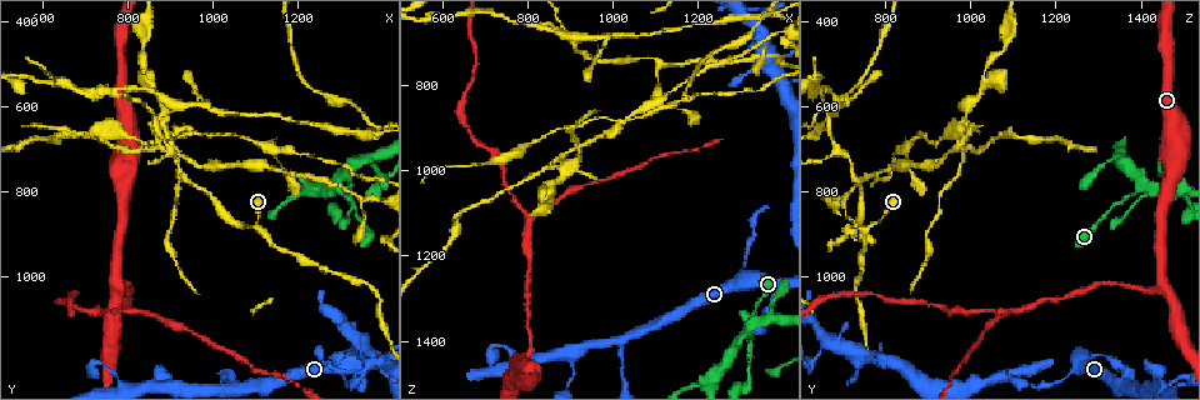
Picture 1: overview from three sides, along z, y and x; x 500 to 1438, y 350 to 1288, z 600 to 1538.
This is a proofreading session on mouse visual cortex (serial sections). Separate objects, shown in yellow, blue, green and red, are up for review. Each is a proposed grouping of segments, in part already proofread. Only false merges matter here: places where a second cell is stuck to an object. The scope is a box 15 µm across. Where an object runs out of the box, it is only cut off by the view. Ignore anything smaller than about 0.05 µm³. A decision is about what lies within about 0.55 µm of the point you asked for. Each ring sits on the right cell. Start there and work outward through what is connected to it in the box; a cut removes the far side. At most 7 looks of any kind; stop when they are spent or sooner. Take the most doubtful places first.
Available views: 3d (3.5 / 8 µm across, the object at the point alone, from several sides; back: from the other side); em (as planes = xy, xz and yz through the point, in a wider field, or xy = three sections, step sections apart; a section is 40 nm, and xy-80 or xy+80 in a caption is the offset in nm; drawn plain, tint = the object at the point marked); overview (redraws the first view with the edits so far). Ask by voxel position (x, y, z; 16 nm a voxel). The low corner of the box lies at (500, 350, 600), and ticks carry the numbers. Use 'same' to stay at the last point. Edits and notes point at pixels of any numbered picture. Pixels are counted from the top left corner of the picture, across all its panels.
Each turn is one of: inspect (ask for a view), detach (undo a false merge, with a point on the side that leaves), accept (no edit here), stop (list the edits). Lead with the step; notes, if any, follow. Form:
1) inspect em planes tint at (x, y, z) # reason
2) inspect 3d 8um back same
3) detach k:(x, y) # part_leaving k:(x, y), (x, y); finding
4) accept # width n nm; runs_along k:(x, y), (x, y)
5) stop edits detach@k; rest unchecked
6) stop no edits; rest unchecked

inspect 3d 3.5um at (1320, 785, 1460) # sharp bend

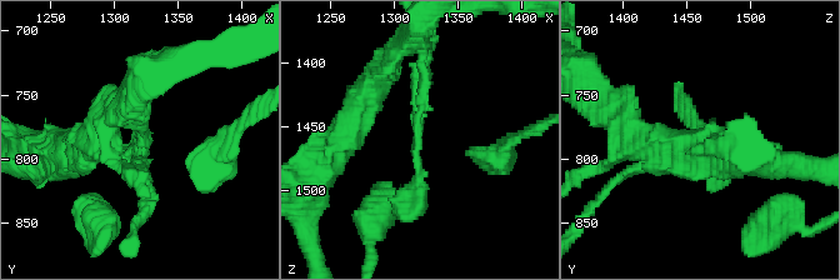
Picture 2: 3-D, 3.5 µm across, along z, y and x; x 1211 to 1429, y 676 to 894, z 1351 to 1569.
inspect em xy step 2 tint at (1318, 790, 1460)

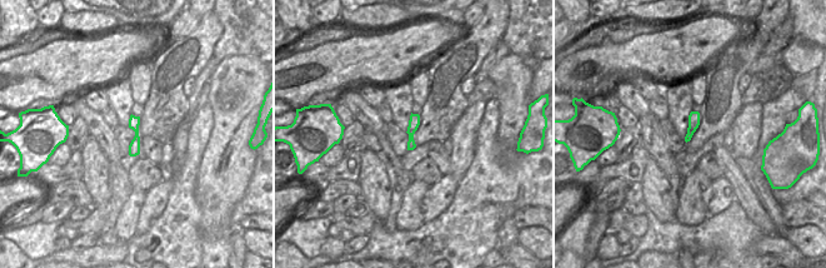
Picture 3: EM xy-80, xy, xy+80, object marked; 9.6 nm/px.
accept # runs_along 2:(621, 130), (701, 145), (628, 169); continuous, no second cell

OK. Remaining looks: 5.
inspect 3d 3.5um at (1105, 885, 755) # calibre changes

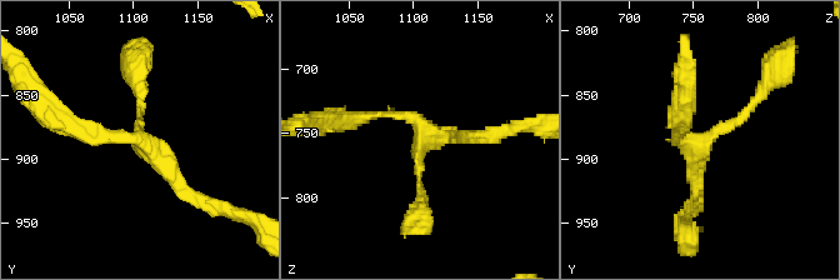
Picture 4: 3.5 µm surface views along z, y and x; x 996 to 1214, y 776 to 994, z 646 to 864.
inspect em xy step 3 tint at (1104, 888, 758) # now the EM

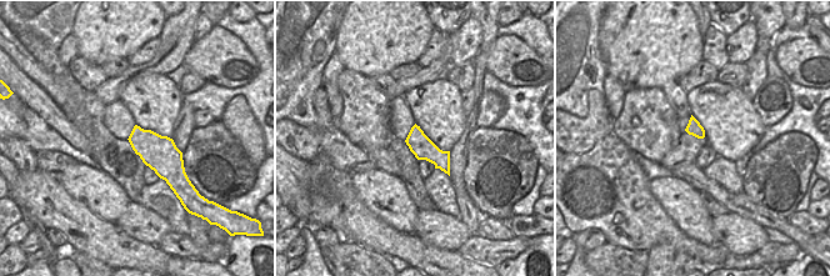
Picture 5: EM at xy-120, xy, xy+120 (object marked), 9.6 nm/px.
accept # continuous, no second cell

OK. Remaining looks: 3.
inspect 3d 3.5um at (905, 710, 685)

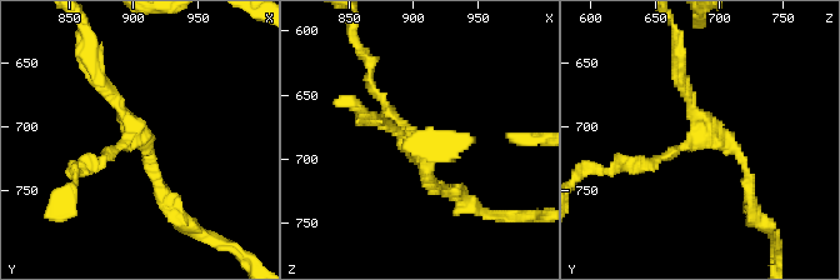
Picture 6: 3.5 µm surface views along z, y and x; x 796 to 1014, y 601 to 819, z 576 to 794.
inspect em xy step 2 tint at (900, 704, 690) # arms 3; arm_widths 150, 150, 200 nm; shape alone is not enough

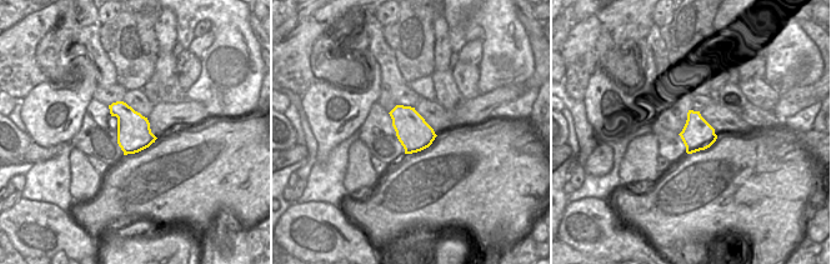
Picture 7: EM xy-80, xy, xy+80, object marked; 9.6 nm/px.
accept # runs_along 6:(749, 188), (740, 156), (704, 130), (679, 65); all the same cell

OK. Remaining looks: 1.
stop no edits; rest unchecked

